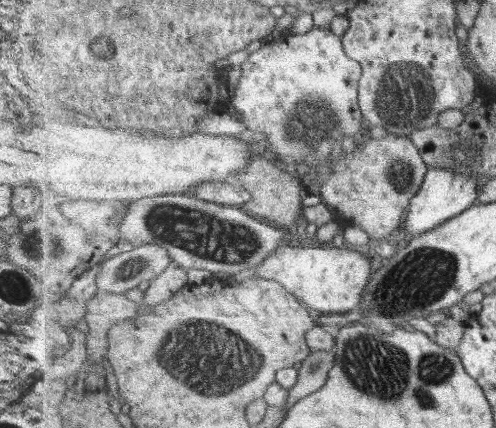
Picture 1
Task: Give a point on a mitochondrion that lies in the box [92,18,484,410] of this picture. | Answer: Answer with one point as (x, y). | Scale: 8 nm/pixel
(199, 356)

